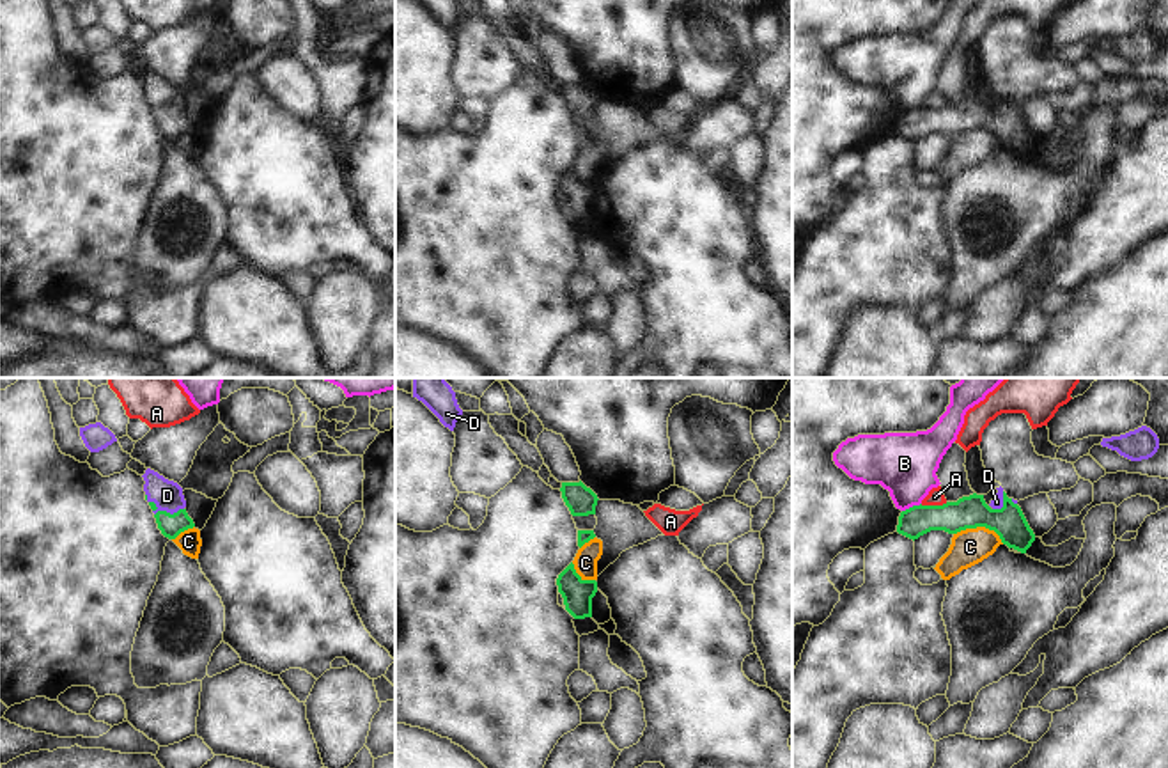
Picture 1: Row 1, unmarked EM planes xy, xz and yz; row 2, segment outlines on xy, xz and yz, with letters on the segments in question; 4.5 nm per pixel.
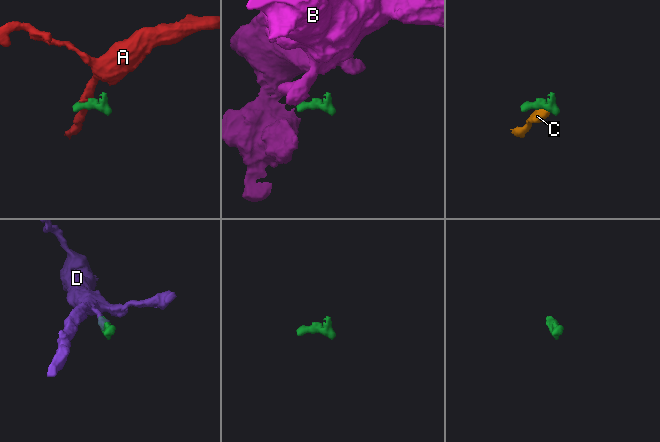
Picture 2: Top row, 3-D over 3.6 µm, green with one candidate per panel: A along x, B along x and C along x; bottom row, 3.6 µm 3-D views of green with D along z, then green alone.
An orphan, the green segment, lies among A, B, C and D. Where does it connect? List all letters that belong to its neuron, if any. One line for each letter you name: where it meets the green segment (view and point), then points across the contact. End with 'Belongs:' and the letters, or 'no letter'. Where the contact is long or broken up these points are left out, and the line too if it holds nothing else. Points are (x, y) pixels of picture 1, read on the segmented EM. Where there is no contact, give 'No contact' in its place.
D: Touches green at xy (163, 511). Path across: xy (171, 525), (171, 518), (163, 511), (167, 495)
Belongs: D

